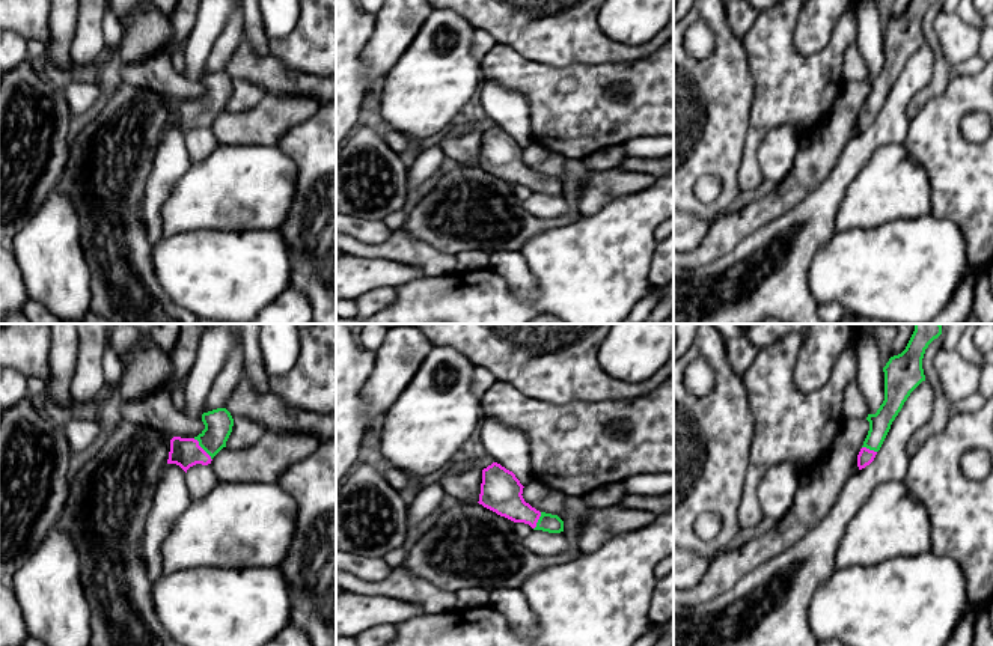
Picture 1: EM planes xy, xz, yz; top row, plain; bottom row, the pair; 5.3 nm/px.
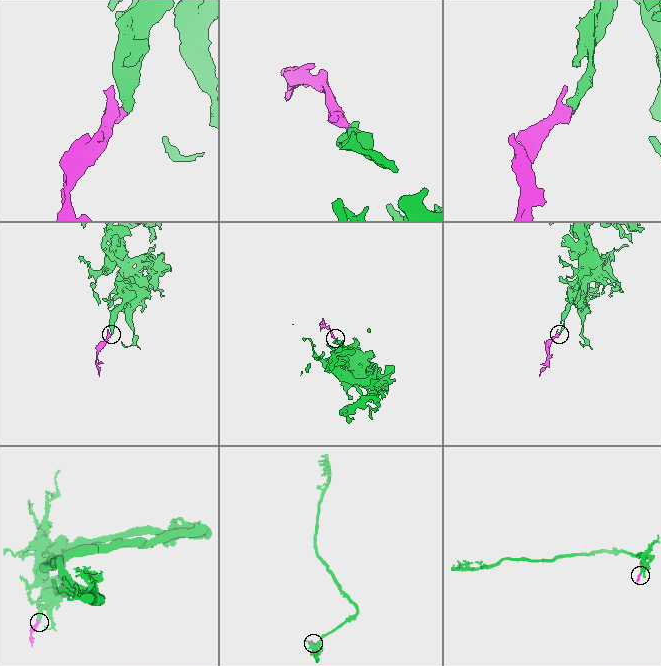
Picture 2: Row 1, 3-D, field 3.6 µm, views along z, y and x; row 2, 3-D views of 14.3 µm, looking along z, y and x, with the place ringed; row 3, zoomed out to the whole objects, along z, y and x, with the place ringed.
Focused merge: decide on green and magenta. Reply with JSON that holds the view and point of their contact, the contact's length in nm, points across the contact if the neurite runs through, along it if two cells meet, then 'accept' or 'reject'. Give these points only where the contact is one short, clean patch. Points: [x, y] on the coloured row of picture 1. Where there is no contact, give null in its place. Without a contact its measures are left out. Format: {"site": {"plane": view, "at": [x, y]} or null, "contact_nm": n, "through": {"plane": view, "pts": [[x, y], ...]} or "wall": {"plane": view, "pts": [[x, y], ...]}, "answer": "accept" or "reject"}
{"site": {"plane": "xy", "at": [202, 447]}, "contact_nm": 160, "through": {"plane": "xy", "pts": [[219, 422], [216, 434], [202, 447], [186, 452]]}, "answer": "accept"}

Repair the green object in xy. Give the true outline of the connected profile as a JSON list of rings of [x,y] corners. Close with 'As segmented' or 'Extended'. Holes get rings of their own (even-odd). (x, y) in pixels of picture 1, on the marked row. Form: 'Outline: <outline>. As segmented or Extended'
Outline: [[[226,408],[202,414],[205,429],[194,438],[173,437],[167,464],[179,465],[185,473],[196,464],[208,465],[226,447],[232,432],[234,419]]]. Extended

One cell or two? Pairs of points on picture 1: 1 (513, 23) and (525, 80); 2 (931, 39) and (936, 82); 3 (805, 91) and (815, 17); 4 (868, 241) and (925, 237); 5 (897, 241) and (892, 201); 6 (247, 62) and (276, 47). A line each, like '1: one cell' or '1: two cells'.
1: two cells
2: one cell
3: two cells
4: one cell
5: two cells
6: two cells

